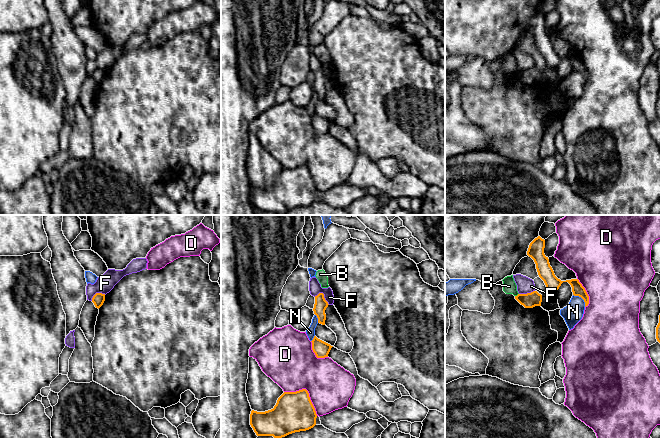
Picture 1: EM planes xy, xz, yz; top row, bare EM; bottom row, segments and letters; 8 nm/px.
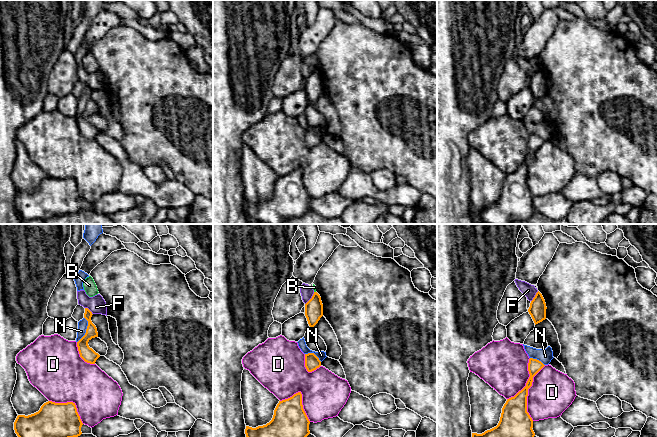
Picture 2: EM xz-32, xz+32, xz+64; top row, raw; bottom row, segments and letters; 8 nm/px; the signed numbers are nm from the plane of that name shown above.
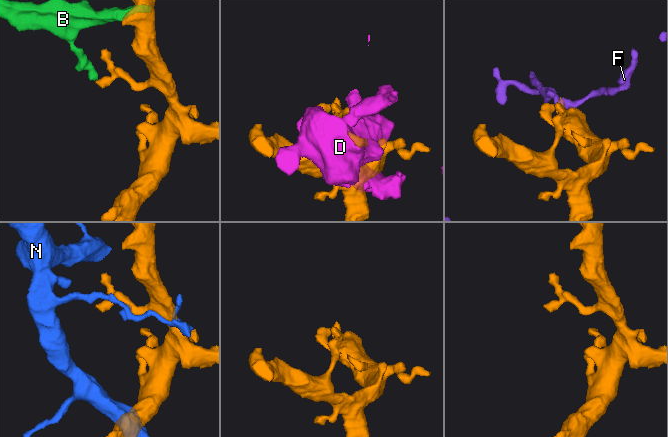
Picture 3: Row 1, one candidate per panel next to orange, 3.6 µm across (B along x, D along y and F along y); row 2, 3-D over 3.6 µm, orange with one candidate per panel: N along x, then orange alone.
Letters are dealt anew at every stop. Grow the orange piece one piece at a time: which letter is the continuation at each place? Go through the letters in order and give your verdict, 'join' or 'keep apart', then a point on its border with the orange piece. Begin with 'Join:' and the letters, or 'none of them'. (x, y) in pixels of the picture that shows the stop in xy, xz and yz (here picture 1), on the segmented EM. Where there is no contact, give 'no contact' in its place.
Join: none of them
B: keep apart | yz (517, 295)
D: keep apart | xz (307, 392)
F: keep apart | xz (323, 295)
N: keep apart | yz (581, 297)

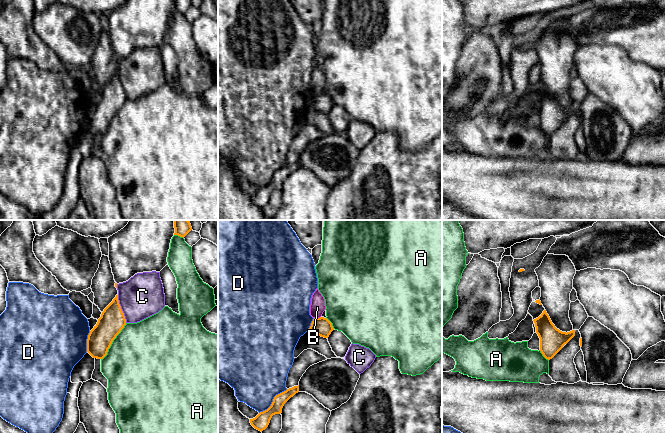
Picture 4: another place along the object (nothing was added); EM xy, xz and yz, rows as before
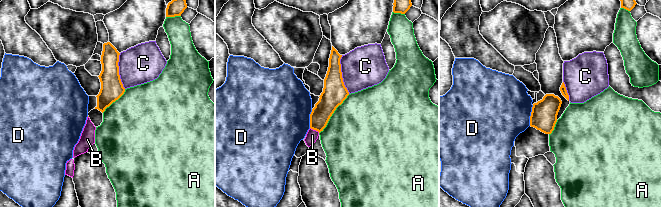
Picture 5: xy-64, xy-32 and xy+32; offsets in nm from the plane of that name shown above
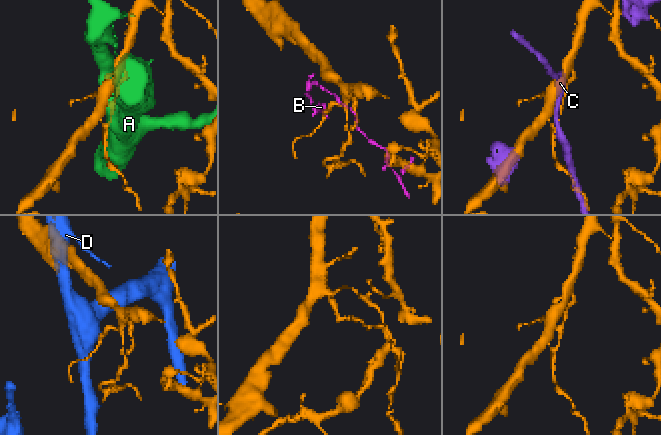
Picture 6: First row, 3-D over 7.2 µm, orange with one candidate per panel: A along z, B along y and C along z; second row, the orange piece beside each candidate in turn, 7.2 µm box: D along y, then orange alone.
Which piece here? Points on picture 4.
Join: none of them
A: keep apart | xy (112, 341)
B: keep apart | xz (317, 318)
C: keep apart | xy (121, 309)
D: keep apart | xz (273, 400)

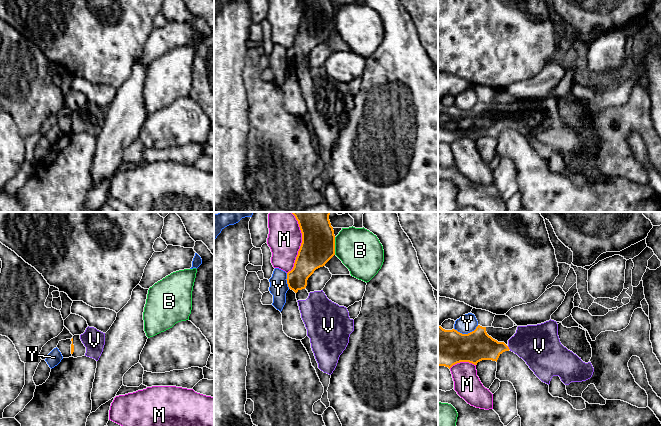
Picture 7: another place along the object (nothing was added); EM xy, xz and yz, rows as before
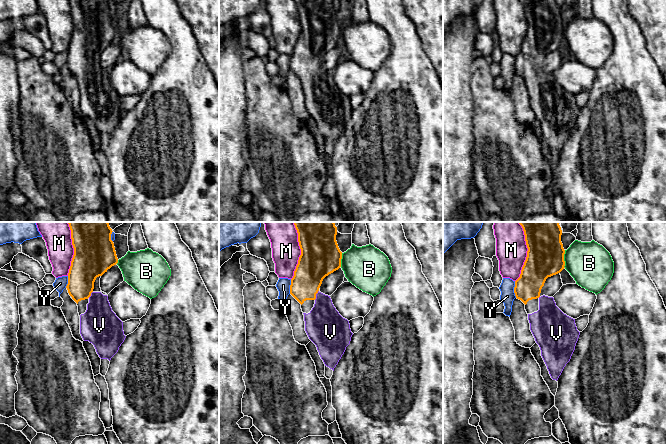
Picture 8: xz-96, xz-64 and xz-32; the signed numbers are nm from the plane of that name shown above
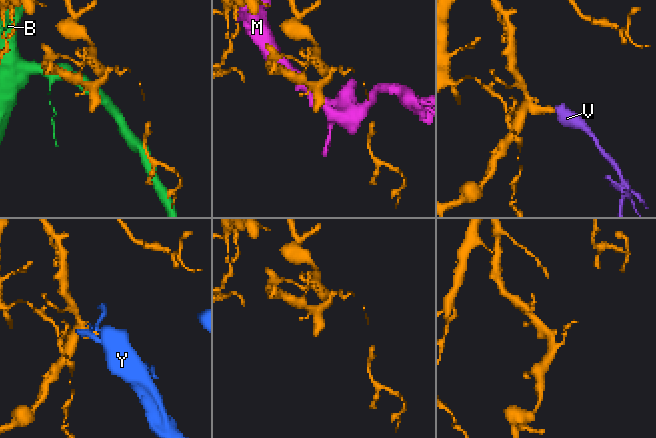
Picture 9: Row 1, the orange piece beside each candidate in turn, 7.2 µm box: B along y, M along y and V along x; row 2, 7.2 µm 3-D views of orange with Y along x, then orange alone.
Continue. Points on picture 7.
Join: V
B: keep apart | xz (334, 246)
M: keep apart | xz (301, 243)
V: join | yz (508, 348)
Y: keep apart | yz (466, 334)

